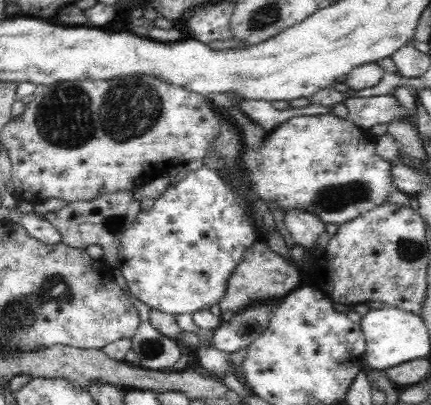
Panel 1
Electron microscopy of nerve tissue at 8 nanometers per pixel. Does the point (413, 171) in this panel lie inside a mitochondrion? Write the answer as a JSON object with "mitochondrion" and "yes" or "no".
{"mitochondrion":"no"}

